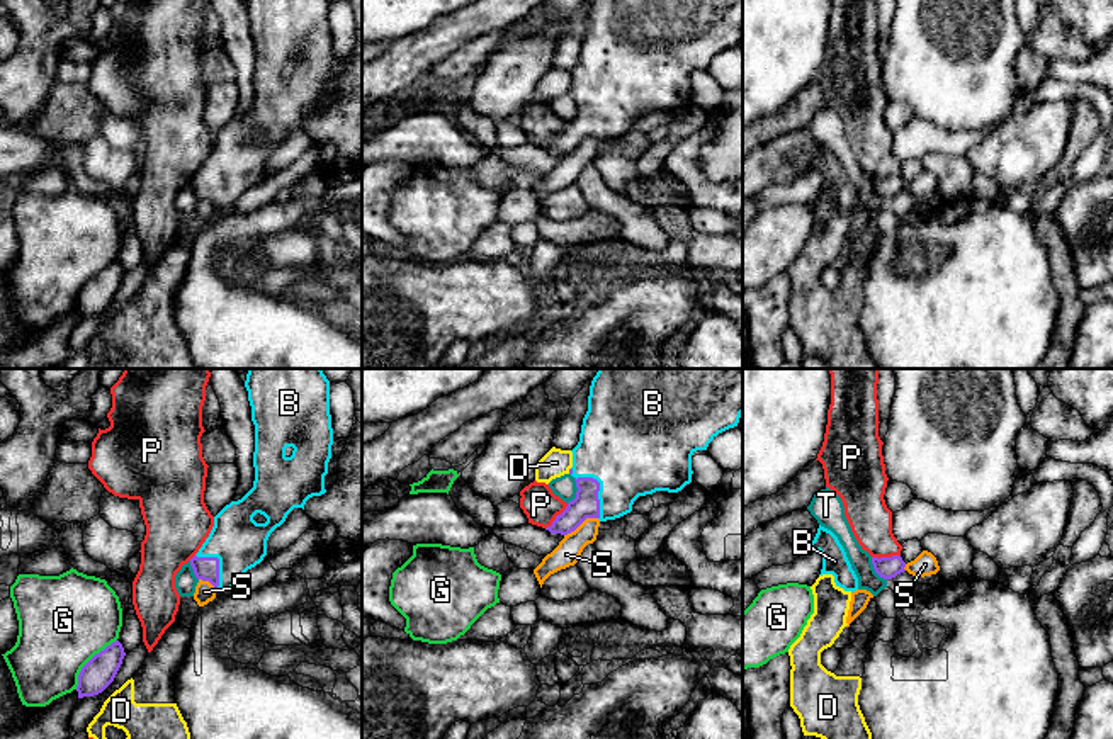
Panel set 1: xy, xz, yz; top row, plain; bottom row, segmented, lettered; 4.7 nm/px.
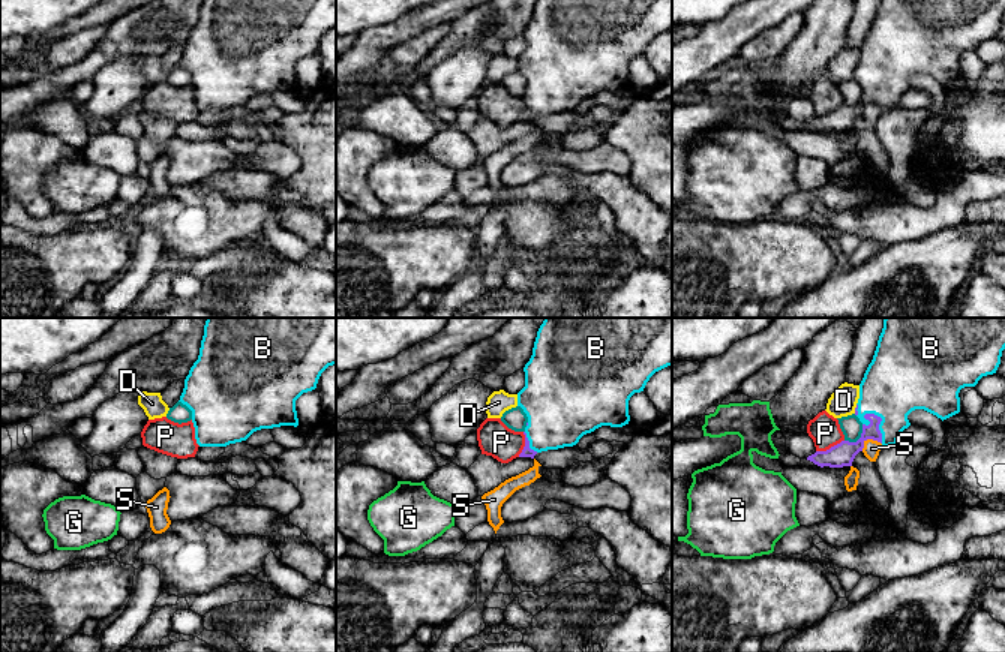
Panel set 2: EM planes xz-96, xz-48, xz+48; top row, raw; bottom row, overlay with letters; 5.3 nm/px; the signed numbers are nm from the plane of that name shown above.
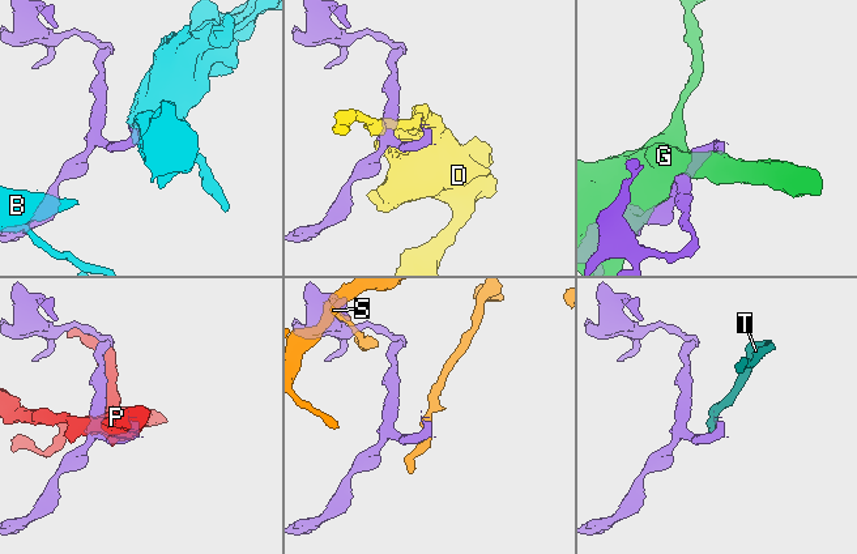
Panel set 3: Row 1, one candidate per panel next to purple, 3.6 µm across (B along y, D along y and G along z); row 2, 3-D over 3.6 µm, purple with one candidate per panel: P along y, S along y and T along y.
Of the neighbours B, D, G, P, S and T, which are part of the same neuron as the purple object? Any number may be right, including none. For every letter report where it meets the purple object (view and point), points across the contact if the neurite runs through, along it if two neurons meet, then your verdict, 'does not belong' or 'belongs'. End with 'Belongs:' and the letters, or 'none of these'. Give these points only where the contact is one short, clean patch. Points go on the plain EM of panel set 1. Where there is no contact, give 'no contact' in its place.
B: contact xz (598, 109); way xz (587, 124), (598, 109), (632, 68); belongs
D: contact xz (570, 90); does not belong
G: contact xy (89, 281); does not belong
P: contact xz (556, 136); does not belong
S: contact xz (580, 143); does not belong
T: contact xz (576, 111); border xz (575, 97), (575, 116), (568, 123); does not belong
Belongs: B

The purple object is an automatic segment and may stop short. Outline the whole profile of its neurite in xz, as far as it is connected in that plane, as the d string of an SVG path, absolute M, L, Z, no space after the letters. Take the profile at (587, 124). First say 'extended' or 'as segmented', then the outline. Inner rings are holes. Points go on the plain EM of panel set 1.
extended; M591 0L579 61L571 70L569 93L576 100L576 117L545 149L568 155L586 138L607 141L630 133L639 116L681 110L692 102L692 75L707 70L719 53L737 46L741 34L743 0Z

